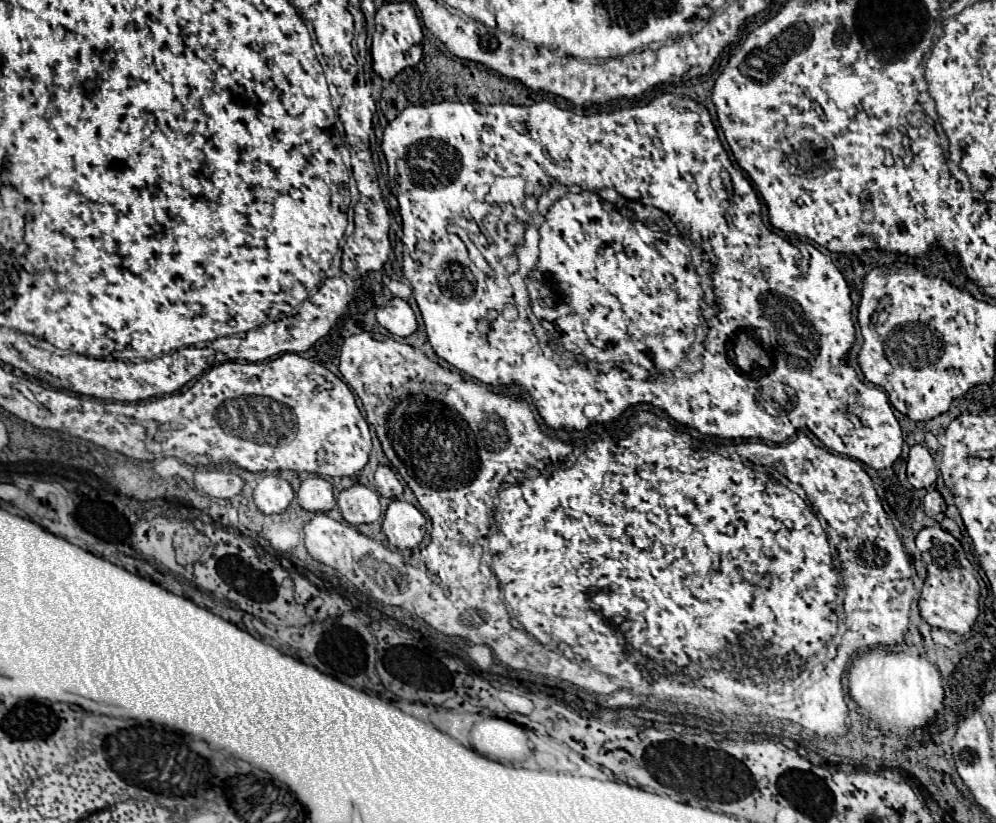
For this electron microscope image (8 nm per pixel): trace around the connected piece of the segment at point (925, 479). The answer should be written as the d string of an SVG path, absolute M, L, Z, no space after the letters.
M913 446L907 458L907 480L915 488L929 488L937 480L935 460L925 446Z

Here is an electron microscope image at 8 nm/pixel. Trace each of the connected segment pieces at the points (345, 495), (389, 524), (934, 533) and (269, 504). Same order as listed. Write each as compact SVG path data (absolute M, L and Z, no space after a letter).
M355 484L343 490L337 498L337 506L343 518L353 526L377 522L381 518L379 494L363 484Z
M393 500L383 518L383 532L391 546L405 550L421 544L425 536L425 516L409 502Z
M935 526L935 528L923 528L917 534L915 544L917 544L919 552L915 554L913 566L915 566L915 570L917 570L919 576L925 576L925 580L923 580L923 592L921 592L921 600L919 600L919 610L921 610L923 620L929 626L943 628L947 632L967 634L971 630L971 626L975 624L977 616L979 616L979 582L977 582L977 578L973 574L973 566L967 560L961 542L957 538L953 538L947 530Z
M267 474L253 490L253 500L263 514L281 514L293 498L295 492L289 482L275 474Z

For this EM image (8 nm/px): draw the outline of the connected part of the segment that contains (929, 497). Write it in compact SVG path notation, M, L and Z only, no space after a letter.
M929 488L925 494L925 514L937 522L945 518L945 500L935 488Z

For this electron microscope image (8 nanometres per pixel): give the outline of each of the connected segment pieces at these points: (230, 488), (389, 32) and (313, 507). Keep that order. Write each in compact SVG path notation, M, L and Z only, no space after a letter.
M199 470L195 472L195 488L213 498L229 500L237 496L243 488L243 480L237 474L223 470Z
M389 2L383 4L375 14L375 32L371 44L373 70L383 80L393 80L407 66L415 66L423 56L423 32L415 14L415 6L411 2Z
M319 476L307 478L301 482L301 488L297 492L297 502L301 508L309 512L329 512L335 506L333 486Z

